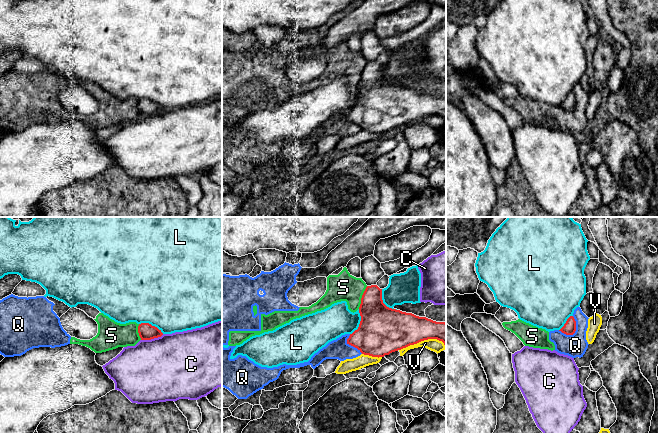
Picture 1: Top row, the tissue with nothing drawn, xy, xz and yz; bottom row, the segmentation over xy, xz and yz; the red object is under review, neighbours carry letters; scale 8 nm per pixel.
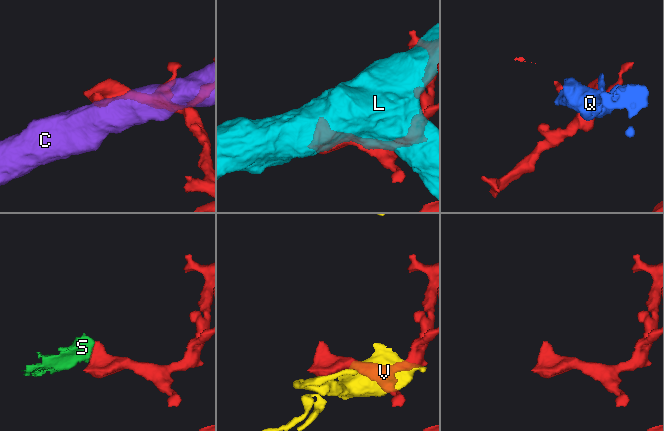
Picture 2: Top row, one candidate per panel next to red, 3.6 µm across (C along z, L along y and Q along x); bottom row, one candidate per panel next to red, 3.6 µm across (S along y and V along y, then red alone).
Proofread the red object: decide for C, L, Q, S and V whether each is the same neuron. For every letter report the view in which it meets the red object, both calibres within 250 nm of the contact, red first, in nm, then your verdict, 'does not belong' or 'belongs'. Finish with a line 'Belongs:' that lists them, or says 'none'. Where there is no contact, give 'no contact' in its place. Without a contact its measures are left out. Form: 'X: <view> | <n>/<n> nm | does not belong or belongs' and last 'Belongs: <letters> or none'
C: xy | 130/500 nm | does not belong
L: xz | 380/260 nm | does not belong
Q: yz | 110/180 nm | does not belong
S: xz | 300/220 nm | does not belong
V: xz | 320/100 nm | does not belong
Belongs: none

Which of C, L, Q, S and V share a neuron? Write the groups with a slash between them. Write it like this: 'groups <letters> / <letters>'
groups C / L / Q S / V

